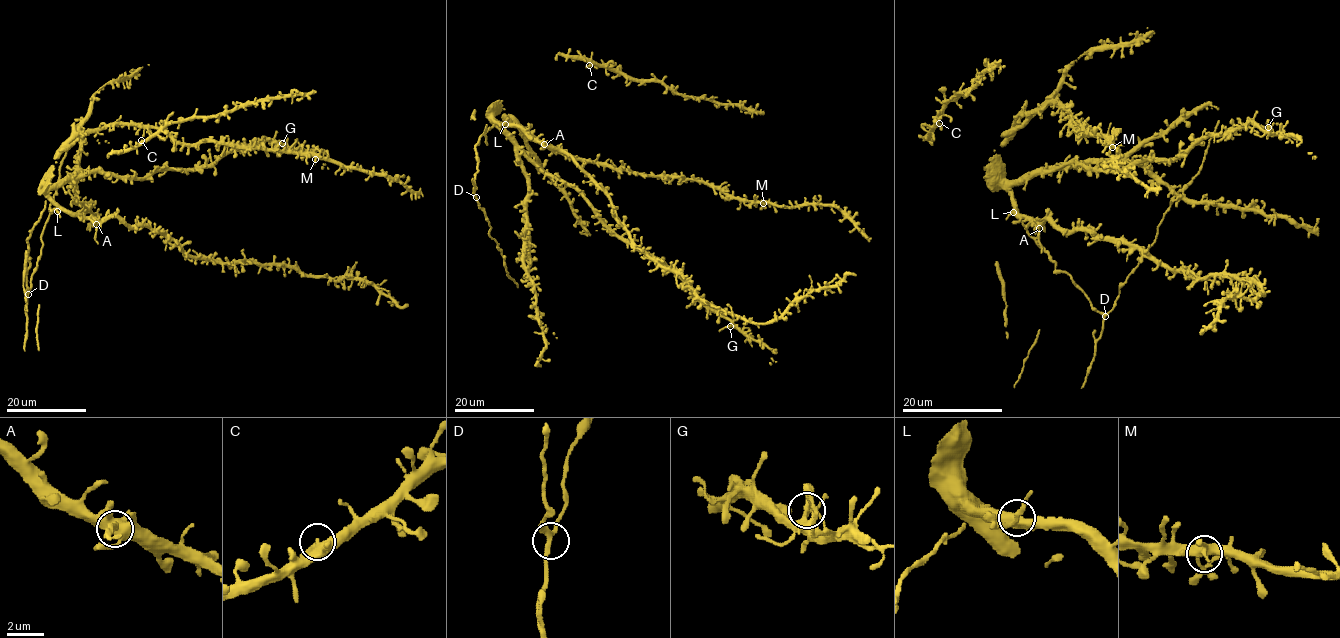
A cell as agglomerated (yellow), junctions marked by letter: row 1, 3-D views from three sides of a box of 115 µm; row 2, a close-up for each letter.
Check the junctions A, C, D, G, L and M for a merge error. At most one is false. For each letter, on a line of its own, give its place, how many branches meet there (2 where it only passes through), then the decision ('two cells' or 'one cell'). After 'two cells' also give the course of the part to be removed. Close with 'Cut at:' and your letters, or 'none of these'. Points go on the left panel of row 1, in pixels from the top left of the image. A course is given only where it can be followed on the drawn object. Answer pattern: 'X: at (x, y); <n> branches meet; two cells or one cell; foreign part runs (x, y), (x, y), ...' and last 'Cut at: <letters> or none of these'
A: at (96, 224); 3 branches meet; two cells; foreign part runs (97, 224), (98, 243)
C: at (141, 140); 3 branches meet; one cell
D: at (28, 294); 3 branches meet; one cell
G: at (282, 143); 2 branches meet; one cell
L: at (57, 211); 3 branches meet; one cell
M: at (315, 159); 2 branches meet; one cell
Cut at: A

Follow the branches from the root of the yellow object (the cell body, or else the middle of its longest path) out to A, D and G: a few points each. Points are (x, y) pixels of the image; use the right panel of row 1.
A: (1013, 197), (1014, 210), (1033, 220), (1039, 229)
D: (1013, 197), (1027, 232), (1054, 261), (1054, 267), (1064, 271), (1091, 305), (1105, 316)
G: (1013, 197), (1012, 186), (1068, 163), (1125, 170), (1145, 159), (1183, 157), (1201, 139), (1247, 123), (1268, 127)

